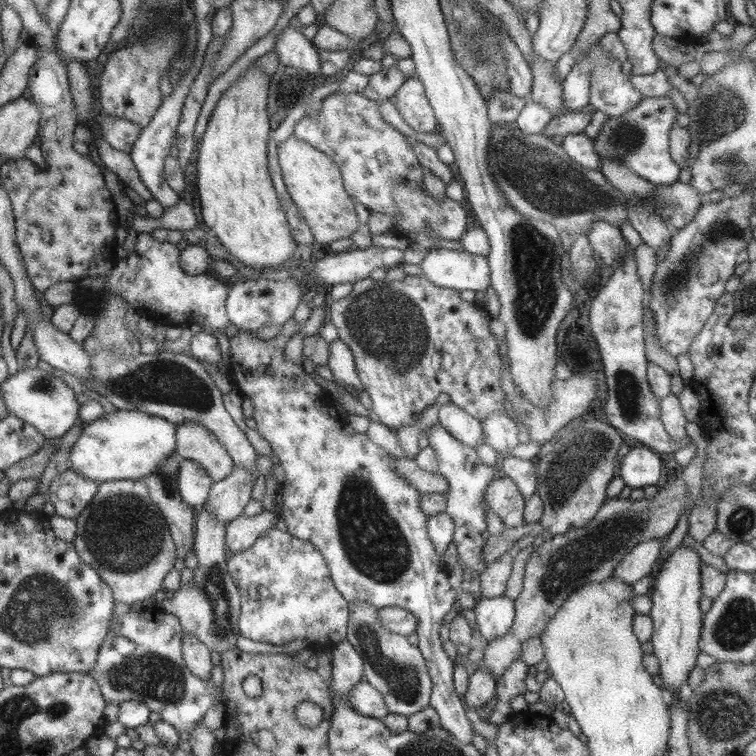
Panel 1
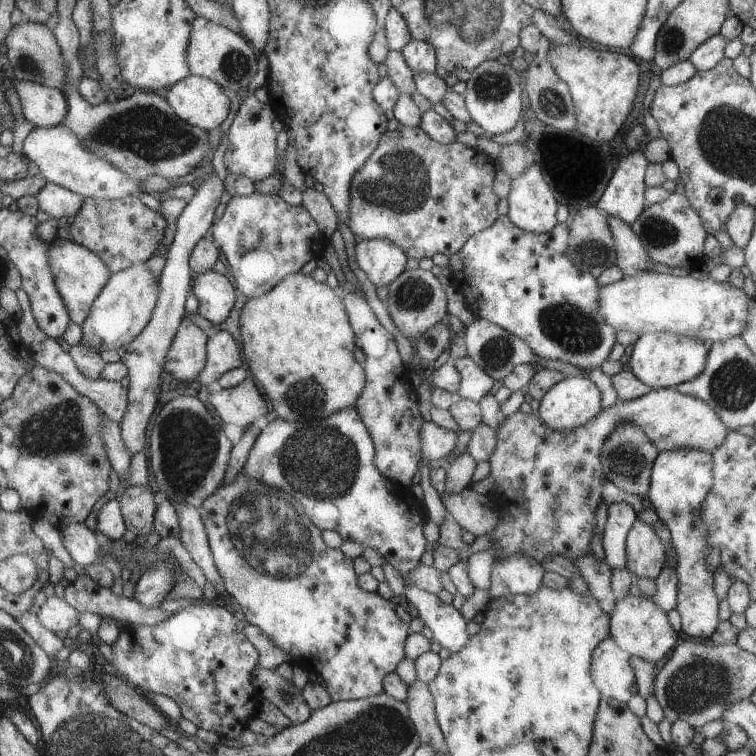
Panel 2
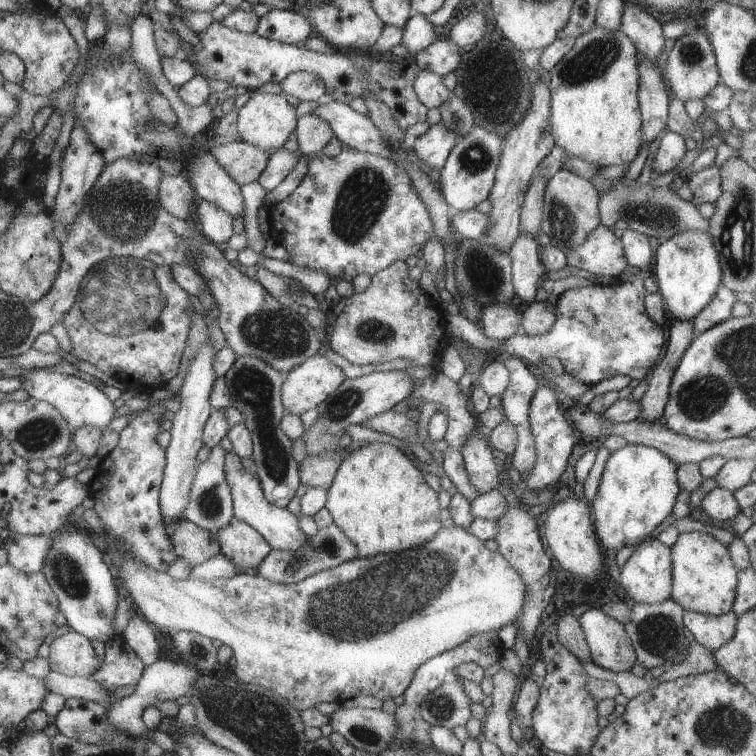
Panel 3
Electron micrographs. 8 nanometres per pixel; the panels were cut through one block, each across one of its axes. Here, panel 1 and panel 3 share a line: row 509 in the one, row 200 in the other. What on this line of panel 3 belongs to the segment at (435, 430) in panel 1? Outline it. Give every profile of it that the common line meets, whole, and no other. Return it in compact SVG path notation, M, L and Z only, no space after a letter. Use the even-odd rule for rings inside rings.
M478 124L458 139L448 155L446 164L440 170L442 192L452 211L466 212L475 209L480 202L489 198L504 146L505 139L500 134L486 130Z

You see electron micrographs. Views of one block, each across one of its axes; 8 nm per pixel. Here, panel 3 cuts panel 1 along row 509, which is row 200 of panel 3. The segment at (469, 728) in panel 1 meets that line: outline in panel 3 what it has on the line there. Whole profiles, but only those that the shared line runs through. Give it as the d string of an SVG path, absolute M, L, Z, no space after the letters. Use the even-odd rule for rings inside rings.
M343 145L342 152L334 157L322 151L310 155L308 168L300 185L279 204L280 214L273 215L272 224L287 234L281 245L286 247L288 261L303 268L324 271L330 276L328 284L340 280L352 283L359 274L374 276L396 260L405 262L410 256L419 257L426 242L435 237L432 216L414 190L412 178L398 162Z

